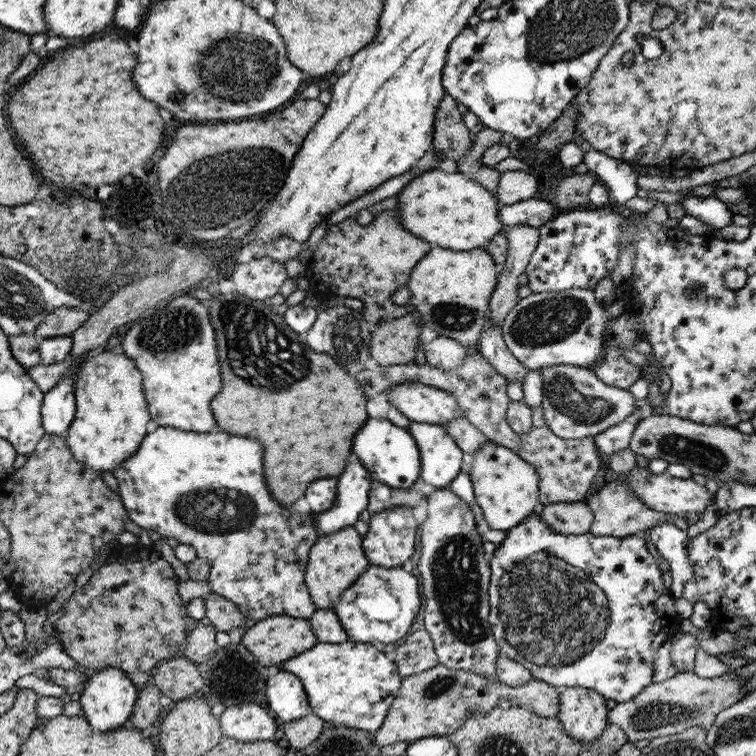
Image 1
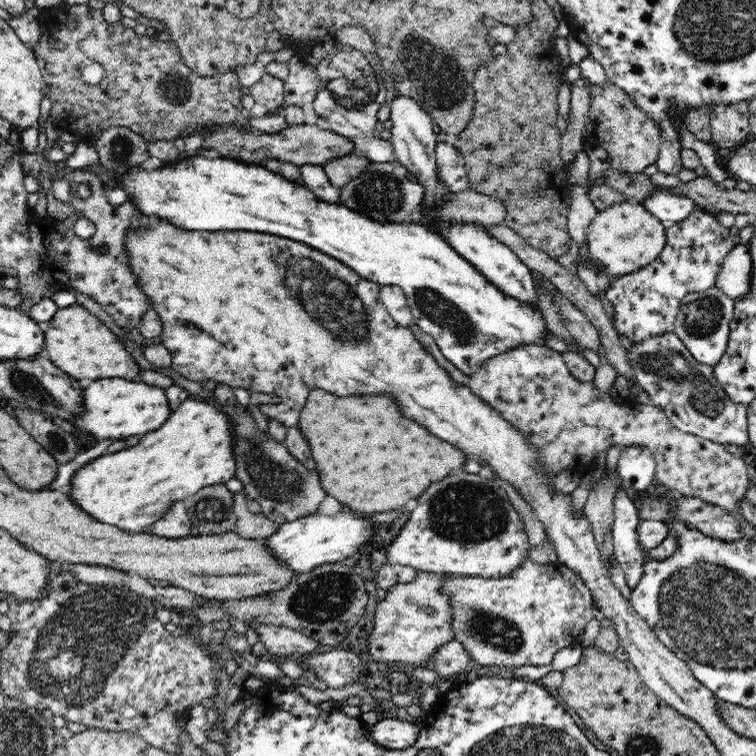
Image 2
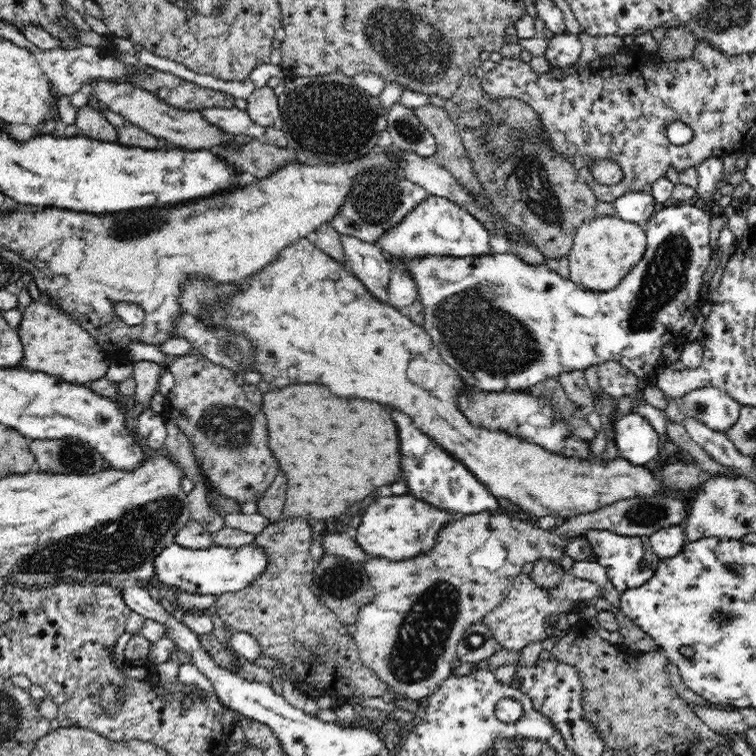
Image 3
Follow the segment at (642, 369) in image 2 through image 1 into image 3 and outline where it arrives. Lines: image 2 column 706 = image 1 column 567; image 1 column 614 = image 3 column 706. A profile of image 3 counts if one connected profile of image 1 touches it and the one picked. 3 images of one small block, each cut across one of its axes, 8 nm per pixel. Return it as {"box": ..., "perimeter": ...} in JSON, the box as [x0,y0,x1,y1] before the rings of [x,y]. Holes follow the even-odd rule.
{"box":[676,386,743,432],"perimeter":[[[714,386],[694,388],[676,400],[682,414],[706,424],[715,432],[732,428],[743,408],[732,396]]]}

